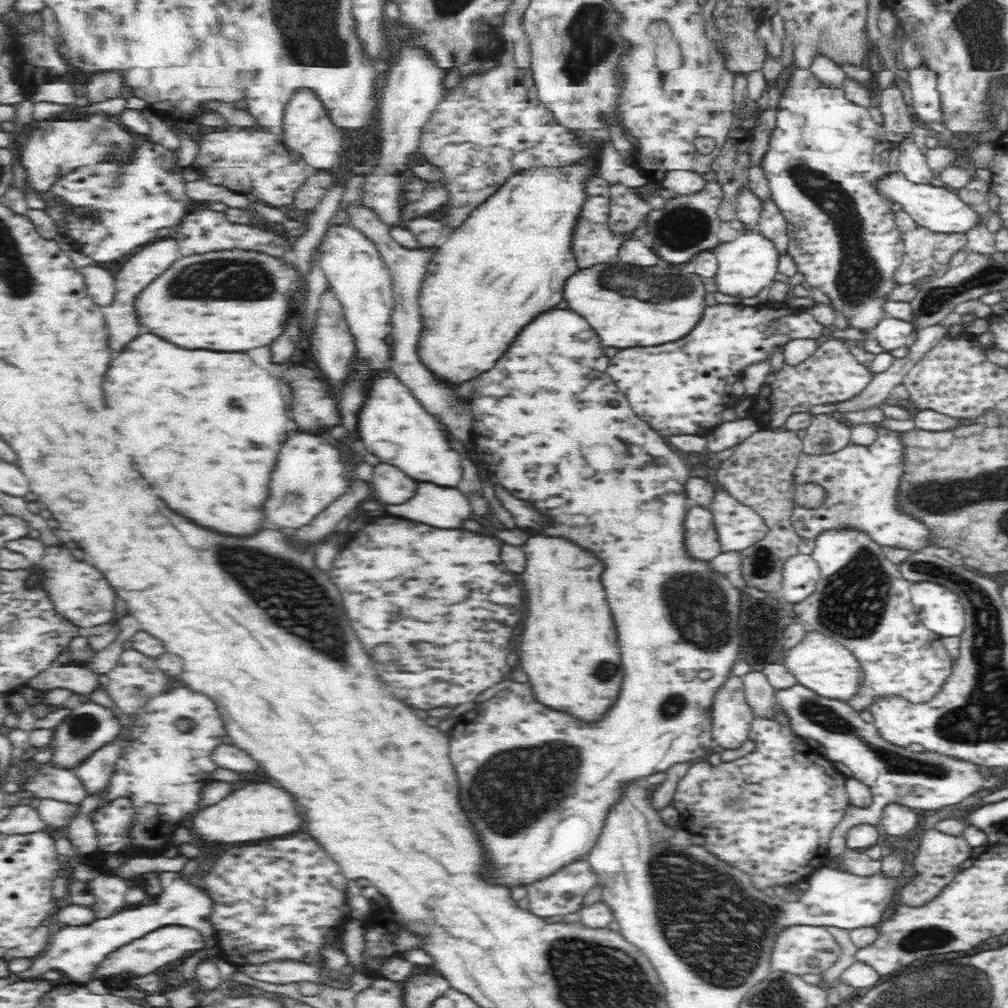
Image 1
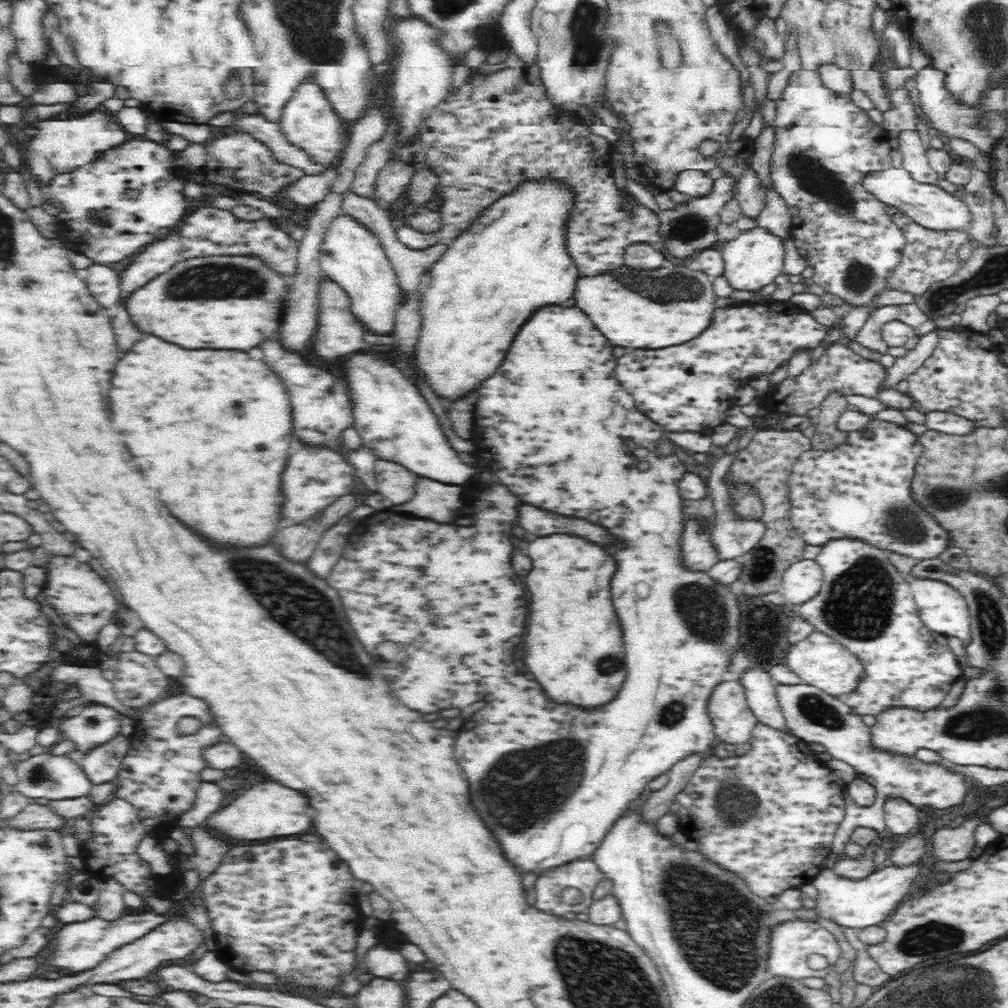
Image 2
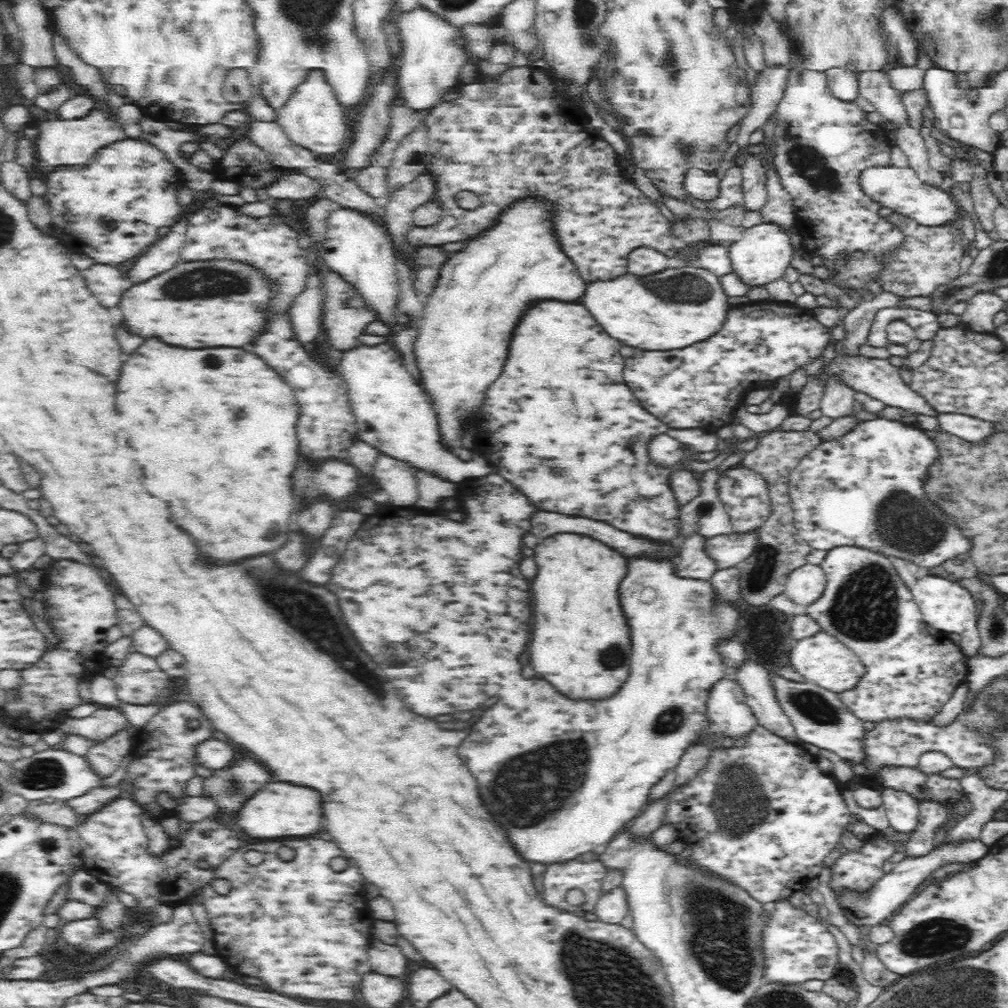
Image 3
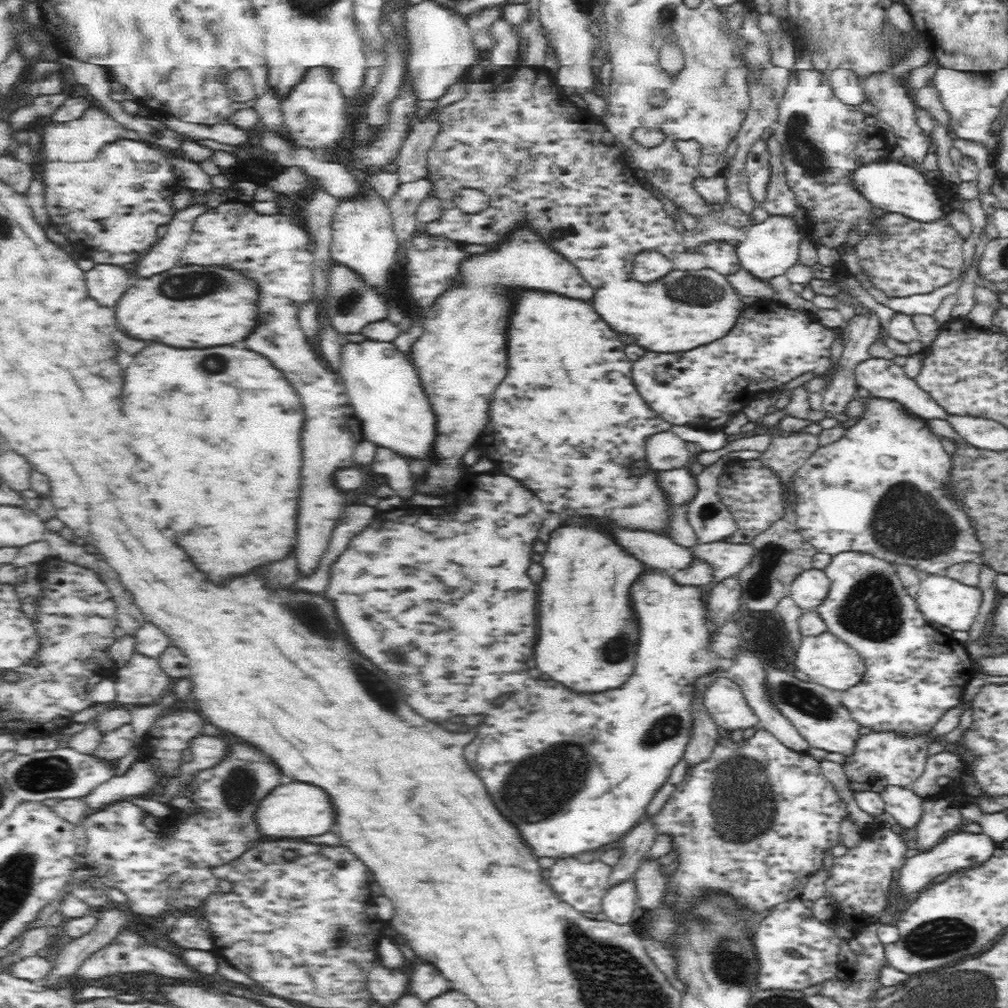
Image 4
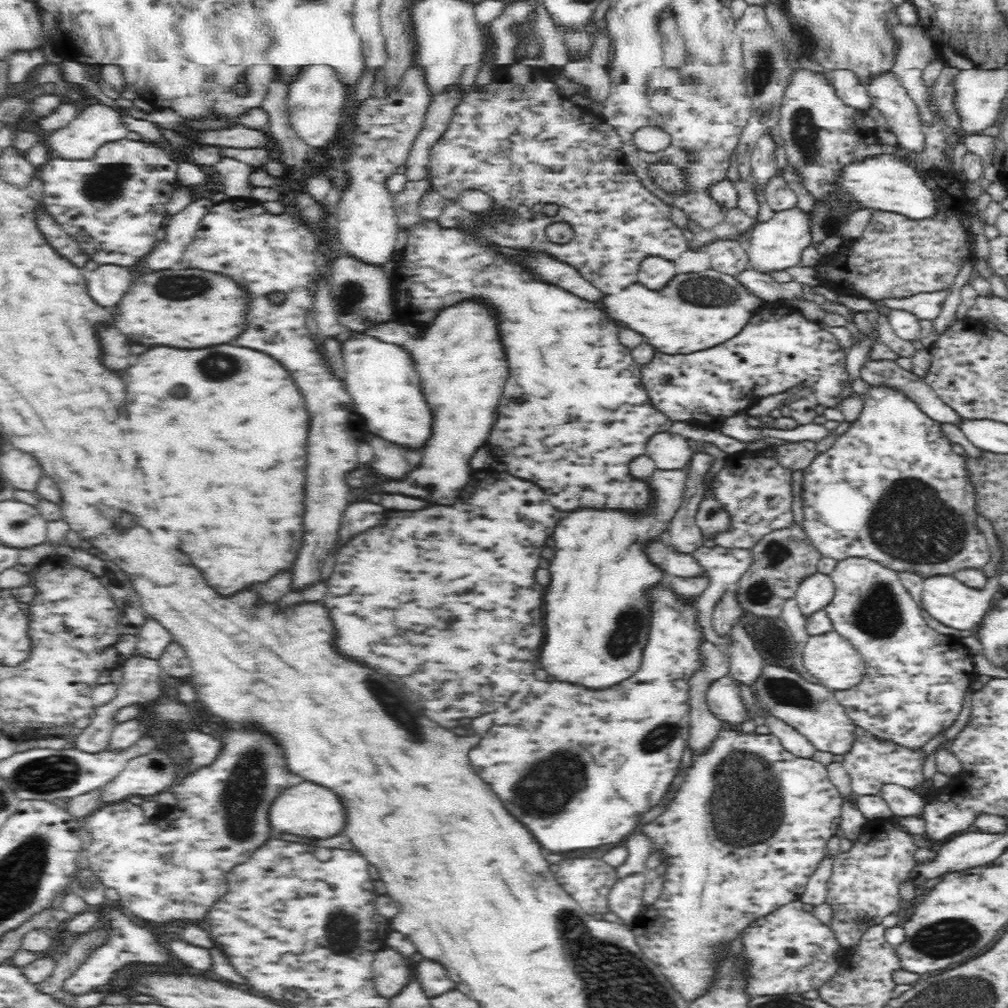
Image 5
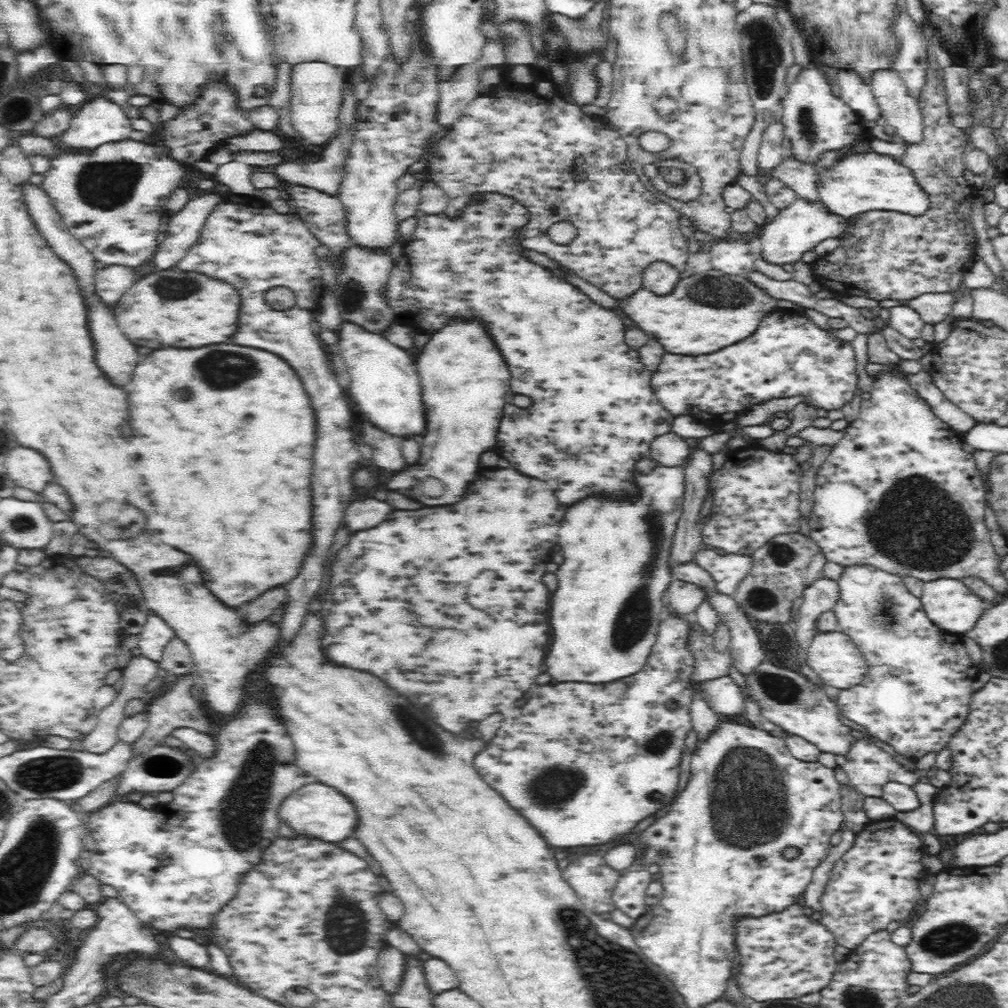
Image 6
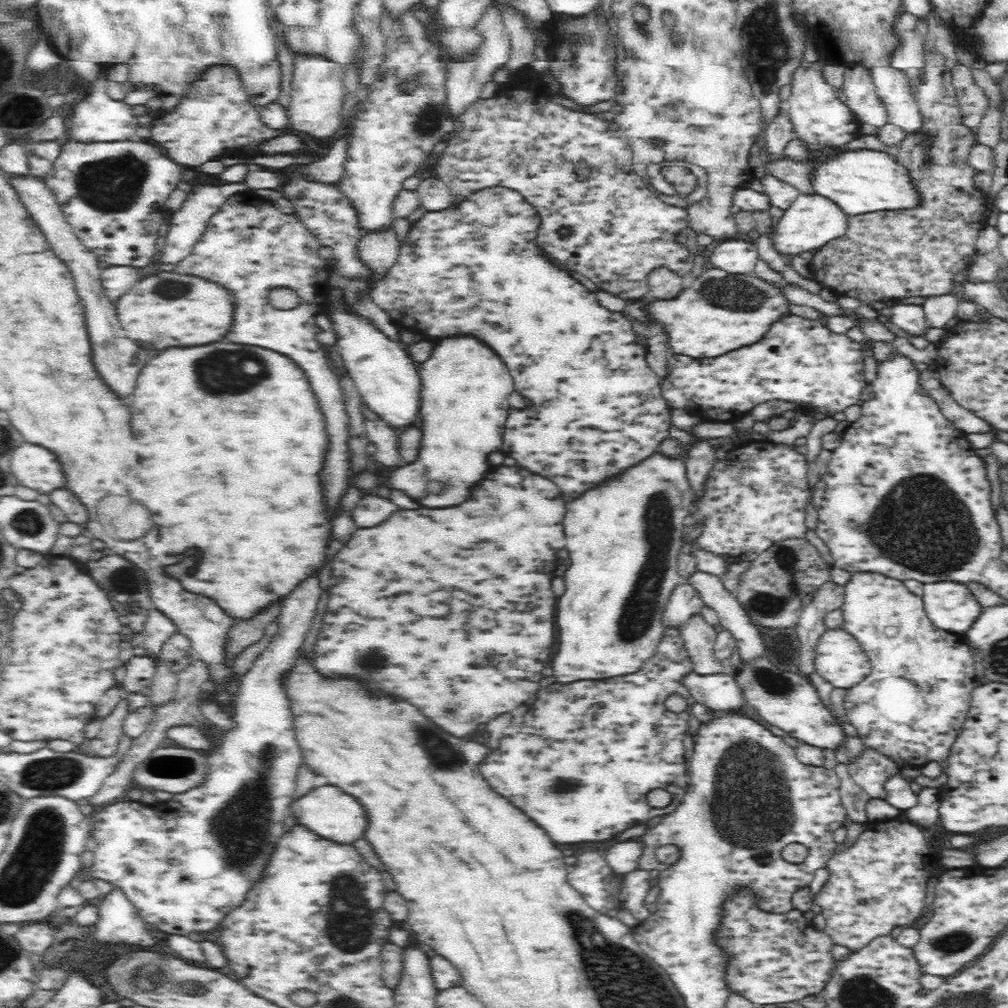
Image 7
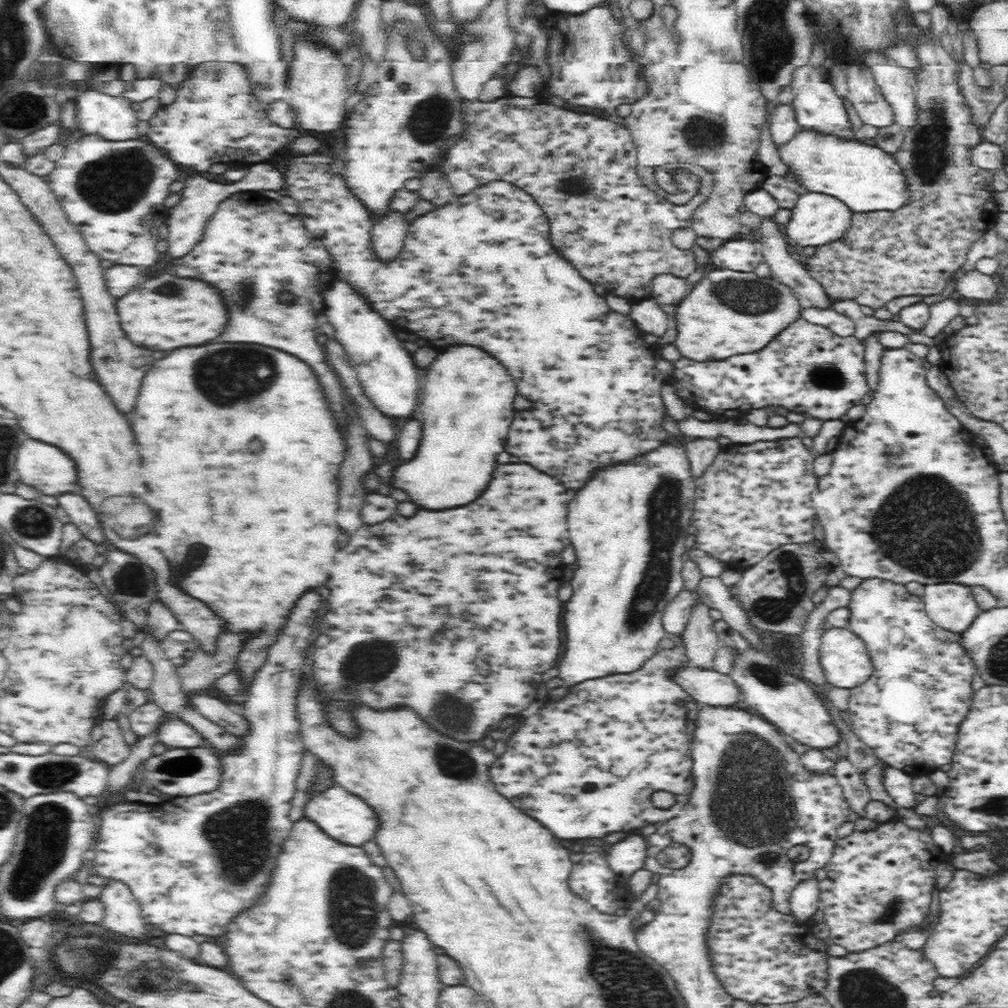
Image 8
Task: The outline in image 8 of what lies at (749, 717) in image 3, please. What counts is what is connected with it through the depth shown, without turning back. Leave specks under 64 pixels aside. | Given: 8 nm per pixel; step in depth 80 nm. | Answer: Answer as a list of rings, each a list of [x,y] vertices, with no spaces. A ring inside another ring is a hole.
[[[684,666],[676,672],[675,681],[691,696],[692,700],[700,705],[709,707],[732,707],[741,706],[741,692],[738,685],[732,680],[730,675],[720,673],[716,670],[702,670],[701,668]]]

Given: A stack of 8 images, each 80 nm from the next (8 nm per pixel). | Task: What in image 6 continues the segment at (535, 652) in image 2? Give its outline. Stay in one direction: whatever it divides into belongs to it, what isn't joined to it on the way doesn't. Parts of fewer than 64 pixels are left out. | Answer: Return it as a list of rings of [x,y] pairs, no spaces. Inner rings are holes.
[[[656,466],[656,470],[652,470],[652,474],[646,476],[636,476],[638,478],[638,486],[642,488],[642,496],[636,502],[614,502],[614,500],[582,500],[580,504],[572,506],[566,510],[566,516],[560,524],[558,530],[558,544],[562,550],[564,560],[558,564],[556,568],[556,578],[558,578],[558,588],[552,592],[550,598],[550,646],[548,646],[548,654],[544,656],[544,664],[546,664],[546,672],[558,680],[558,682],[588,682],[588,684],[608,684],[608,682],[616,682],[620,678],[626,678],[636,674],[645,665],[648,653],[655,643],[656,631],[660,619],[665,618],[665,605],[661,601],[661,596],[666,585],[673,577],[671,575],[669,564],[669,549],[672,546],[673,532],[676,521],[680,516],[683,503],[683,494],[685,491],[684,481],[685,472],[683,467],[674,466],[674,468],[664,468]]]

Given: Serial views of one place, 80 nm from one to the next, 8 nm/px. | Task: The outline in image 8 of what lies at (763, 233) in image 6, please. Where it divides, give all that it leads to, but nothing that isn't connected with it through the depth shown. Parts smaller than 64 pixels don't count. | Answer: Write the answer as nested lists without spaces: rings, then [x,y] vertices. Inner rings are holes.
[[[808,191],[798,197],[795,205],[790,209],[788,224],[780,227],[783,232],[783,241],[788,248],[797,248],[801,251],[808,246],[824,246],[839,239],[850,228],[852,212],[837,198]]]

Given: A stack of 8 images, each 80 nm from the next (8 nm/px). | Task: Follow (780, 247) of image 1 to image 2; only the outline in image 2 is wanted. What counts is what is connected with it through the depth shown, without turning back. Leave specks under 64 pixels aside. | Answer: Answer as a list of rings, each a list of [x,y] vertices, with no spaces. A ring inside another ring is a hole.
[[[772,187],[765,191],[764,208],[756,222],[758,227],[767,230],[772,236],[777,236],[782,242],[791,237],[791,218],[788,209]]]

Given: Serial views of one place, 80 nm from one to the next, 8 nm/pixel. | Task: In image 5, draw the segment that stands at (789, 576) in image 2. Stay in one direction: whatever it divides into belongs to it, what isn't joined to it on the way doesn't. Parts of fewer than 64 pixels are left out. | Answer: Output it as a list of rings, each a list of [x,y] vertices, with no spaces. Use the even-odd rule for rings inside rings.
[[[820,571],[805,576],[795,588],[793,598],[804,616],[823,609],[833,597],[833,582],[829,575]]]

